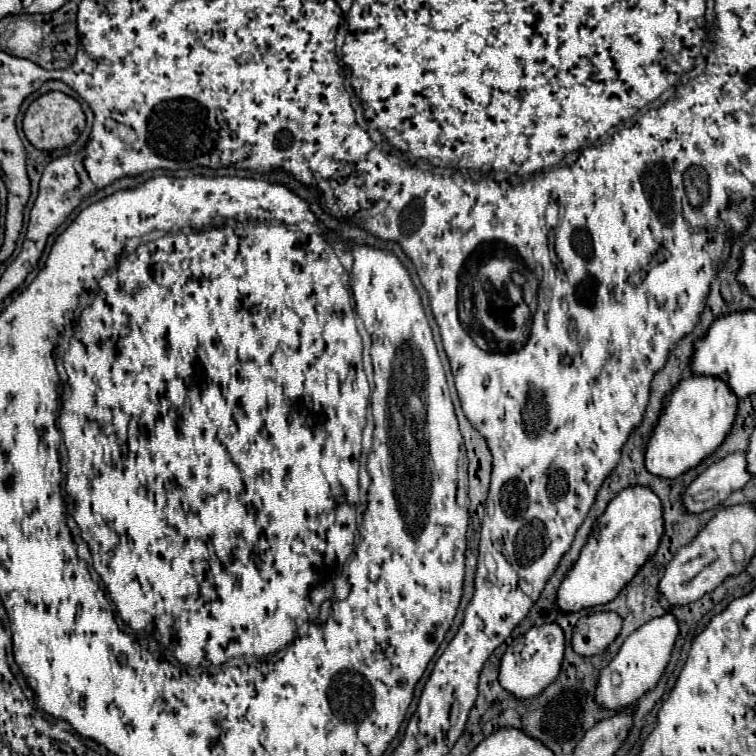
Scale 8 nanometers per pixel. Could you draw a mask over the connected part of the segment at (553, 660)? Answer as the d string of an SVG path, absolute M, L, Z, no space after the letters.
M542 624L530 628L524 636L516 638L500 662L500 684L514 694L516 698L534 698L538 696L548 684L558 678L562 660L566 650L564 630L558 624Z

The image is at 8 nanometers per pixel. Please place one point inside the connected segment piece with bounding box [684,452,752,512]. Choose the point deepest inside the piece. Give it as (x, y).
(712, 487)

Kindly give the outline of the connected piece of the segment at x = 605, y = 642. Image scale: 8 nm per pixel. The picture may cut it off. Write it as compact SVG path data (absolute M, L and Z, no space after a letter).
M594 612L578 620L572 632L572 646L580 656L604 652L620 634L622 618L616 612Z

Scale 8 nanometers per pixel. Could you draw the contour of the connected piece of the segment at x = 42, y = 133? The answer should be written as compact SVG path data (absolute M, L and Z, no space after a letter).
M48 92L30 104L22 124L24 124L24 134L32 146L36 146L38 150L56 150L70 146L78 140L80 132L86 126L86 116L78 100L74 100L72 96L66 96L62 92Z

